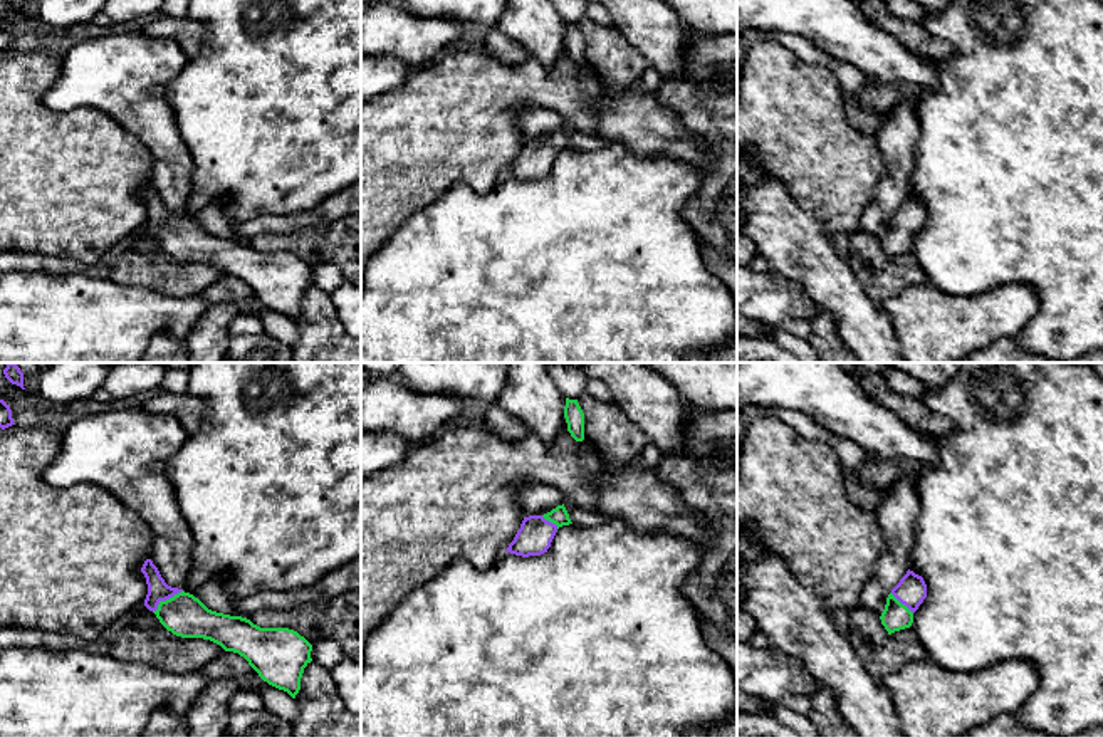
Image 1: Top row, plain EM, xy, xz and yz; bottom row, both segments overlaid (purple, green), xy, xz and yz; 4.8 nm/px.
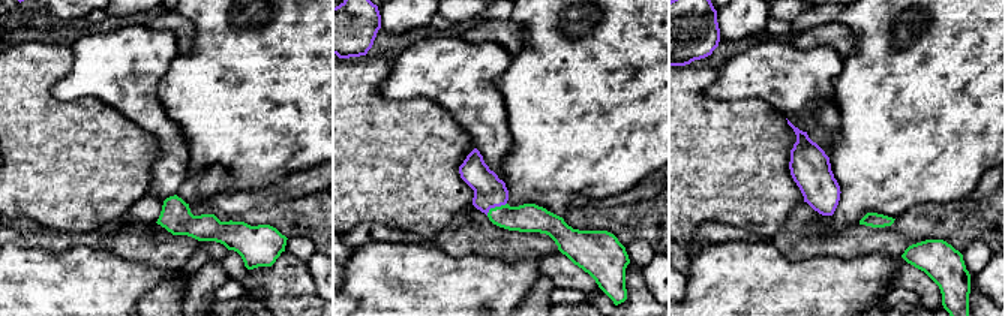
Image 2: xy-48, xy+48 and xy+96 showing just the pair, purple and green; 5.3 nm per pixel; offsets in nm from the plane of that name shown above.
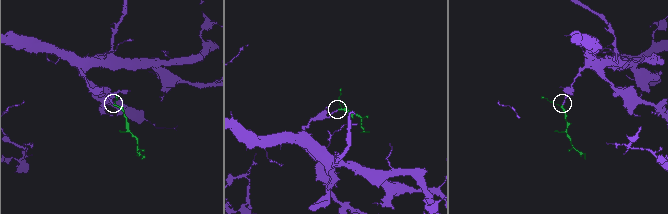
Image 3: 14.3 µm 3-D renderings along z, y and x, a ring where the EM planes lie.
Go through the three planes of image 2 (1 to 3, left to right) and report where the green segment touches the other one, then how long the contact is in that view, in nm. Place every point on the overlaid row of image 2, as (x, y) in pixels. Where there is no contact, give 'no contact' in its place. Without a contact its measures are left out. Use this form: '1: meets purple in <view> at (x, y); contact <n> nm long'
1: no contact
2: meets purple in xy+48 at (495, 205); contact 130 nm long
3: no contact

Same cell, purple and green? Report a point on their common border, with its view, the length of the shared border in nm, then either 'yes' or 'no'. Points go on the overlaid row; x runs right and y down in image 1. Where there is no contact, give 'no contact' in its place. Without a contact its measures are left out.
xy (167, 598) | 180 nm | yes

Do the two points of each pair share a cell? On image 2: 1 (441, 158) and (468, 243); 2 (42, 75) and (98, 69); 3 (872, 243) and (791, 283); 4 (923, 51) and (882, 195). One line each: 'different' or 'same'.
1: different
2: different
3: different
4: same

